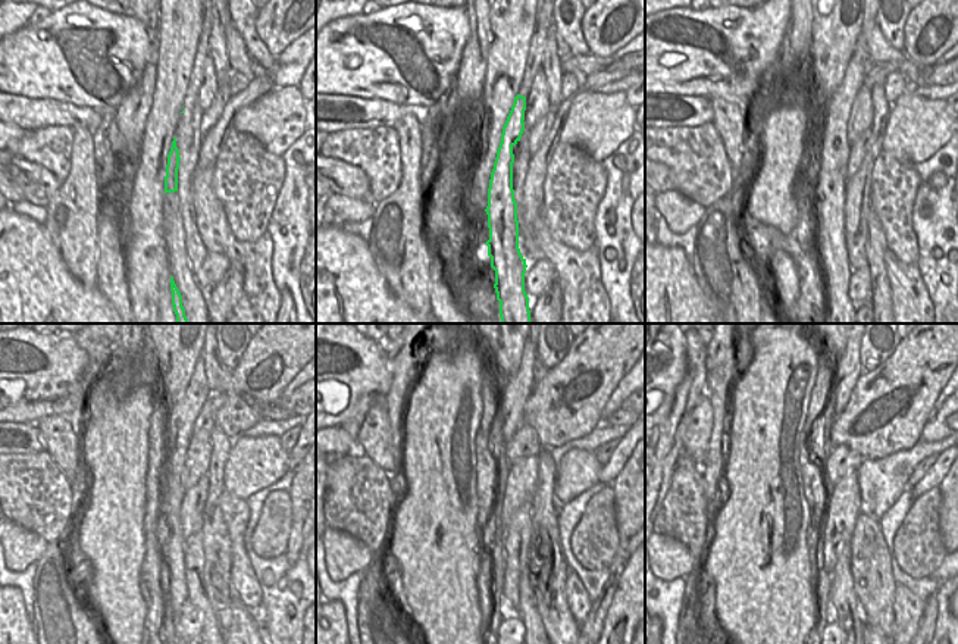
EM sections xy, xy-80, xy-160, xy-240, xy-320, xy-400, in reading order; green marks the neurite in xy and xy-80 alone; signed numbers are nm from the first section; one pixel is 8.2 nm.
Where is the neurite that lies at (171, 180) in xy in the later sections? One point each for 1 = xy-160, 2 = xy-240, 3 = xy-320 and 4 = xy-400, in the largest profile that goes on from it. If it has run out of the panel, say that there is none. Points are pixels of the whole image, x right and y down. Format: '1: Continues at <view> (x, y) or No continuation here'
1: Continues at xy-160 (830, 200)
2: Continues at xy-240 (178, 431)
3: Continues at xy-320 (509, 396)
4: Continues at xy-400 (848, 369)

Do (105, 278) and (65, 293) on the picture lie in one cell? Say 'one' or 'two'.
two

